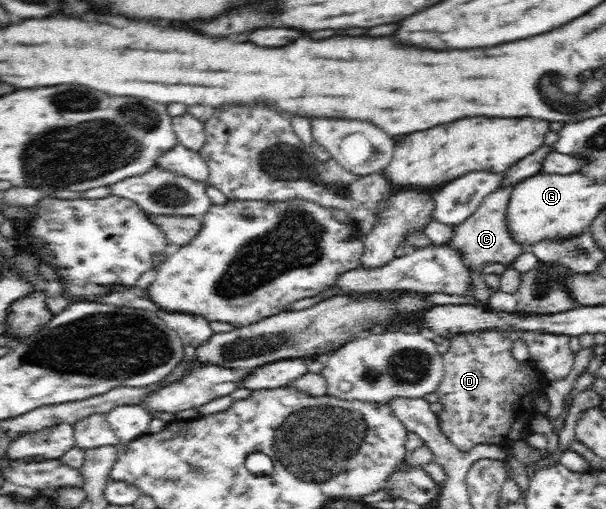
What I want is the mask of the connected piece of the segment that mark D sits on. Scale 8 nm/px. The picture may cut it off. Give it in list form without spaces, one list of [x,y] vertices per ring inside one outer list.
[[[484,330],[480,334],[458,334],[450,339],[450,348],[441,354],[444,376],[435,391],[442,409],[437,413],[439,427],[447,439],[462,452],[479,444],[492,444],[506,449],[510,441],[524,441],[530,434],[530,420],[539,414],[536,400],[545,395],[548,380],[532,362],[514,359],[513,337],[508,331]]]

